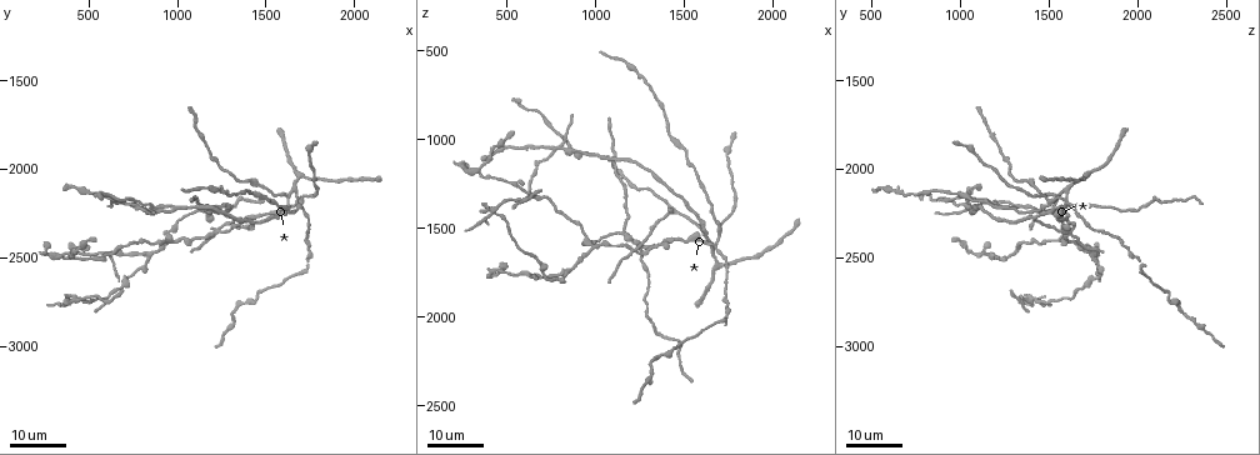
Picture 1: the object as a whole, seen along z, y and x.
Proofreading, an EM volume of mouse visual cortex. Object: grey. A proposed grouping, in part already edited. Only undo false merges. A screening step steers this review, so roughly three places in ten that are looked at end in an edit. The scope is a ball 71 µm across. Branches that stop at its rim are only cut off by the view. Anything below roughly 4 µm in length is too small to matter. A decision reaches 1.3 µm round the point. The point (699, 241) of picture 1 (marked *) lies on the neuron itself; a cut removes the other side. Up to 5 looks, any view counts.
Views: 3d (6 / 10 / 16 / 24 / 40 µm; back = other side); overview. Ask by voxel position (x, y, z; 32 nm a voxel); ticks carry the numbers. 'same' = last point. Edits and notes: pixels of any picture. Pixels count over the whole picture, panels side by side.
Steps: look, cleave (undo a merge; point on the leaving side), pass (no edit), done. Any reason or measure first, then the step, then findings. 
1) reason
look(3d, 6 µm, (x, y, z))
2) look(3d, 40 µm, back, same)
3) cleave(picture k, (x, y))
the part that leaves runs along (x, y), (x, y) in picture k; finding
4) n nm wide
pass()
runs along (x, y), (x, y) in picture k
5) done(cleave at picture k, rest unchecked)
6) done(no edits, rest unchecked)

look(3d, 24 µm, (1660, 2200, 1600))

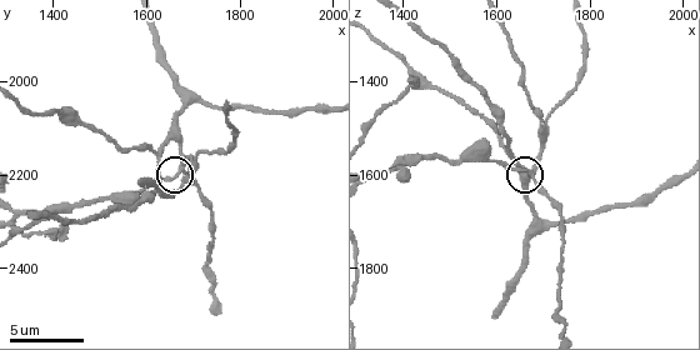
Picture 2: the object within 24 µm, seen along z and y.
look(3d, 6 µm, (1655, 2210, 1590))

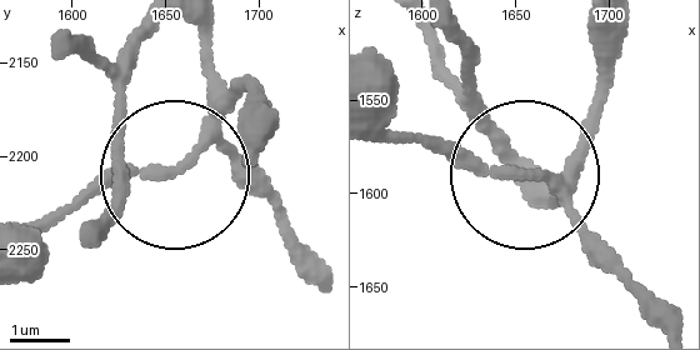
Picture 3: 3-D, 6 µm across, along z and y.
look(3d, 6 µm, back, (1654, 2208, 1588))

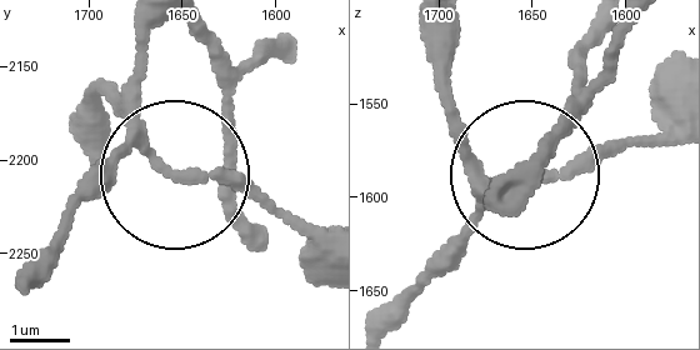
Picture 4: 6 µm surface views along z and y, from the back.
pass()
runs along (300, 230), (156, 156), (141, 41) in picture 4; continuous, no second neuron

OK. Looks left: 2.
four arms meet
look(3d, 24 µm, (1240, 2340, 1640))

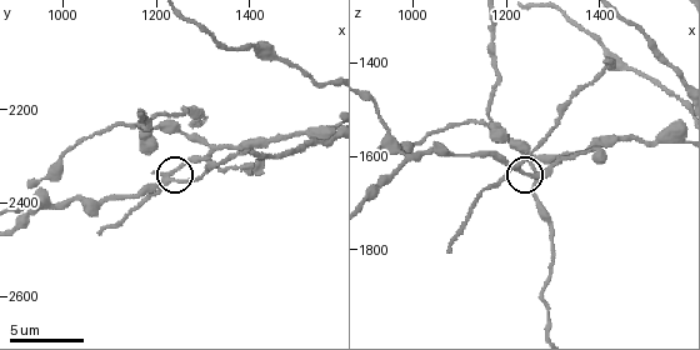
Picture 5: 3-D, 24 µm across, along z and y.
look(3d, 6 µm, (1230, 2350, 1620))

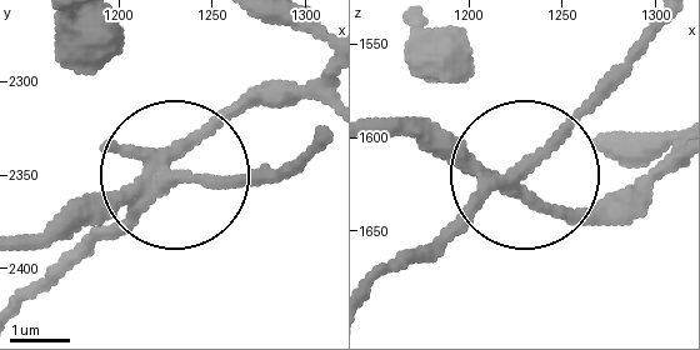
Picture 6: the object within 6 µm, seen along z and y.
4 arms
cleave(picture 6, (219, 179))
the part that leaves runs along (154, 189), (298, 160) in picture 6; a second neuron is stuck on

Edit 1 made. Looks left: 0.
done(cleave at picture 6, rest unchecked)

